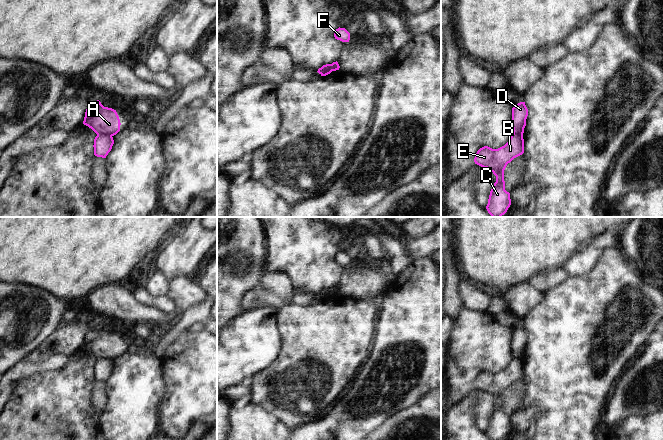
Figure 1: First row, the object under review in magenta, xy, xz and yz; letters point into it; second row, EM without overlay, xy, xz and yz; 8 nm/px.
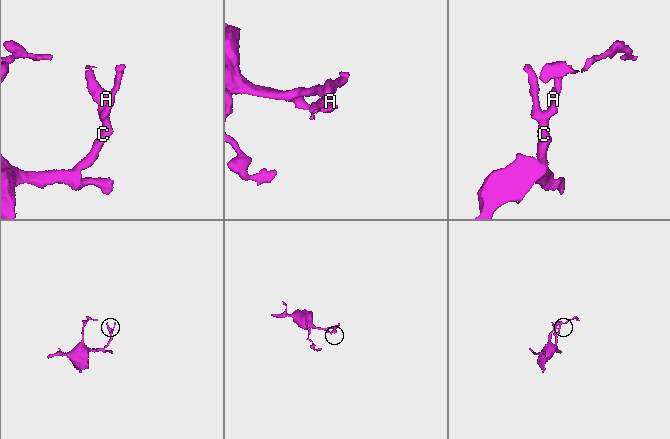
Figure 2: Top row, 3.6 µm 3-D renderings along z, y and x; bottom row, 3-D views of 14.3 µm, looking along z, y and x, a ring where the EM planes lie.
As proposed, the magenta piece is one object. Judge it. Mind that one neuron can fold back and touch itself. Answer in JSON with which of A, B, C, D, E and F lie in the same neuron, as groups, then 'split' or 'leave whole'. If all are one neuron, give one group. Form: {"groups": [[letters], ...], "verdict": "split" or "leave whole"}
{"groups": [["A", "D"], ["B", "C", "E", "F"]], "verdict": "split"}

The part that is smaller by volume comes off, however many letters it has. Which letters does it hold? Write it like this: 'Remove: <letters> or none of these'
Remove: A, D

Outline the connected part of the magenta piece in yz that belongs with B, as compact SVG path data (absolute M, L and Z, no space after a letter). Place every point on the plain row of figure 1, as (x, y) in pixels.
M512 358L508 366L498 372L480 372L474 382L475 388L487 392L496 400L486 433L491 440L504 439L511 429L510 417L505 414L504 394L508 387L524 377L523 359Z

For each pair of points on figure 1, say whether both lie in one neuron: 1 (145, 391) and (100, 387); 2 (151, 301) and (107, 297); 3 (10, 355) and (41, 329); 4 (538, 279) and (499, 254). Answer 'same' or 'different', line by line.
1: different
2: different
3: same
4: different

